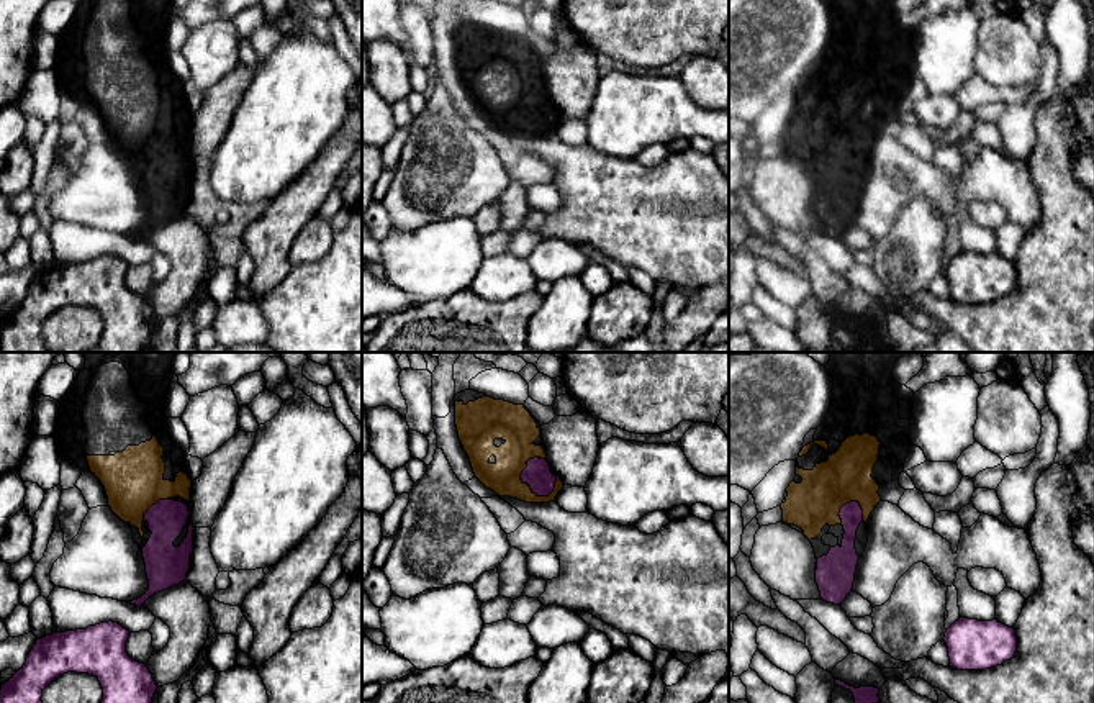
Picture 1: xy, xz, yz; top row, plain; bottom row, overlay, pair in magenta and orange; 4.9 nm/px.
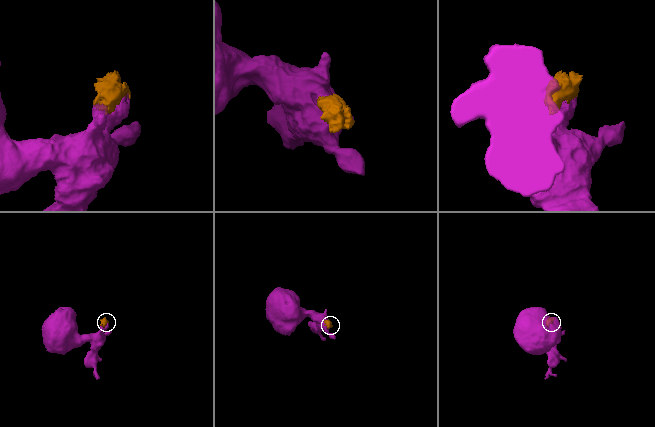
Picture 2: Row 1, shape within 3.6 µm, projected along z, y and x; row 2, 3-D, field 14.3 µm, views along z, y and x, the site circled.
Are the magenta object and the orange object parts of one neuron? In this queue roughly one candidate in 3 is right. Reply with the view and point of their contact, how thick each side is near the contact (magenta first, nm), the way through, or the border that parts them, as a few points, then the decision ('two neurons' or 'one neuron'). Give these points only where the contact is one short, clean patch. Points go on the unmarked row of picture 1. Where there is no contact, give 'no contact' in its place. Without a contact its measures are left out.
xz (523, 113) | 140/180 nm | one neuron

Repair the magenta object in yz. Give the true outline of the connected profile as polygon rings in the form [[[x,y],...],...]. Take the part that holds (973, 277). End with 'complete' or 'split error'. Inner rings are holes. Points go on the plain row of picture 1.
[[[961,251],[943,270],[950,300],[956,303],[986,303],[1010,293],[1017,283],[1015,262],[997,252],[978,254]]] | complete

